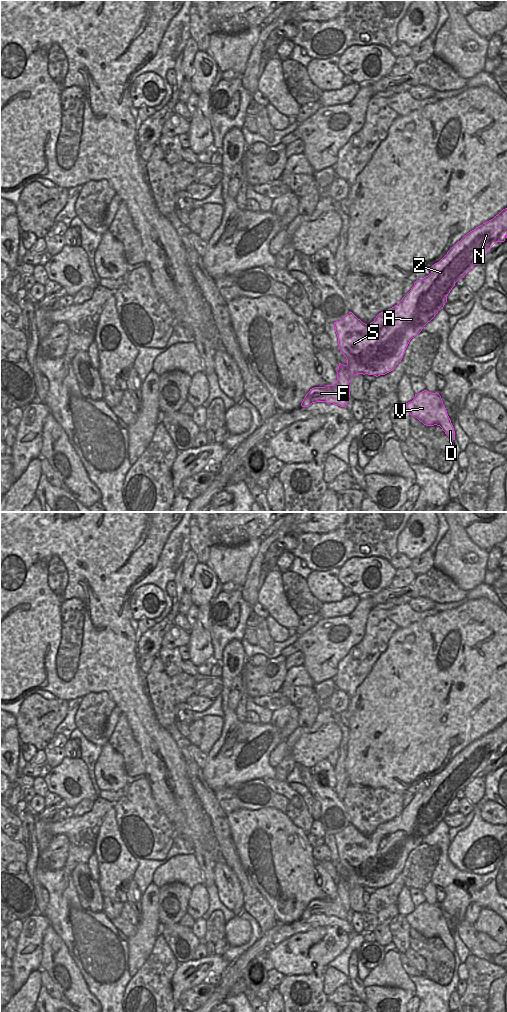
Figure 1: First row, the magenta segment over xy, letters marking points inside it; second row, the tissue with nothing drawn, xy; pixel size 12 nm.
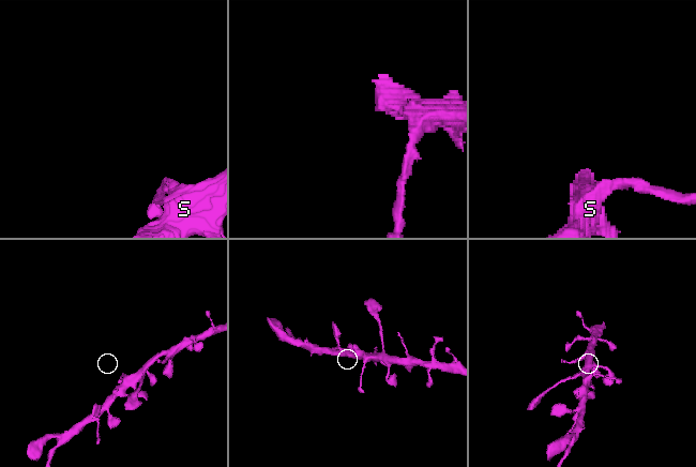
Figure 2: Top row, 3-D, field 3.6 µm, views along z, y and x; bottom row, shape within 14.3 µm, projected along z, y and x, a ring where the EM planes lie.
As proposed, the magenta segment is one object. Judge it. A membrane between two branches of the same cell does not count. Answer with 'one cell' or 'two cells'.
one cell

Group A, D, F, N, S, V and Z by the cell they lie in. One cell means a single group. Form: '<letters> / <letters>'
A D F N S V Z

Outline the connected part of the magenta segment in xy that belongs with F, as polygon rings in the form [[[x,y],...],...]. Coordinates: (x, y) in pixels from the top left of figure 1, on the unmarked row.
[[[507,720],[493,731],[476,739],[458,753],[447,766],[431,779],[431,785],[414,794],[411,802],[394,819],[379,825],[370,836],[363,835],[352,824],[340,833],[334,834],[339,861],[346,869],[347,876],[339,875],[337,892],[333,897],[314,899],[306,906],[301,918],[308,919],[312,915],[333,915],[346,919],[350,910],[350,892],[357,886],[368,886],[376,889],[394,882],[401,874],[405,862],[412,850],[418,847],[447,814],[447,808],[455,795],[463,790],[475,777],[483,773],[484,768],[497,754],[507,750]]]

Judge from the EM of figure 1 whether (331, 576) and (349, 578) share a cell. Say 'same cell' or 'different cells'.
different cells

